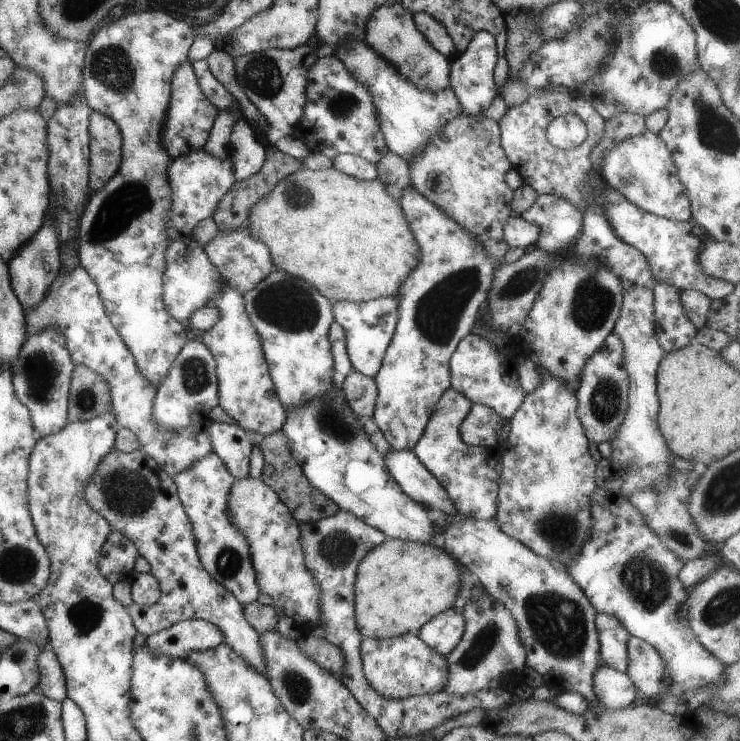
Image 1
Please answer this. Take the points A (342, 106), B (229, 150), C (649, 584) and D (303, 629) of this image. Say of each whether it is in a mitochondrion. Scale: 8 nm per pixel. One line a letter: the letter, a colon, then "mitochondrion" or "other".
A: mitochondrion
B: other
C: mitochondrion
D: other

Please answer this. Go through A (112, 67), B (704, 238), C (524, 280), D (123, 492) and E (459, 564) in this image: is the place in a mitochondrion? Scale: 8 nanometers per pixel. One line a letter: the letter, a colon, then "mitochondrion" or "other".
A: mitochondrion
B: other
C: mitochondrion
D: mitochondrion
E: other

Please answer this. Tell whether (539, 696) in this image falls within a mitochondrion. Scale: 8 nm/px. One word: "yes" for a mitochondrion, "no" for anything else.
no

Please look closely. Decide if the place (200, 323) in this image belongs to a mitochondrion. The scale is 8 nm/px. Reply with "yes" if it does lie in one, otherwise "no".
no

